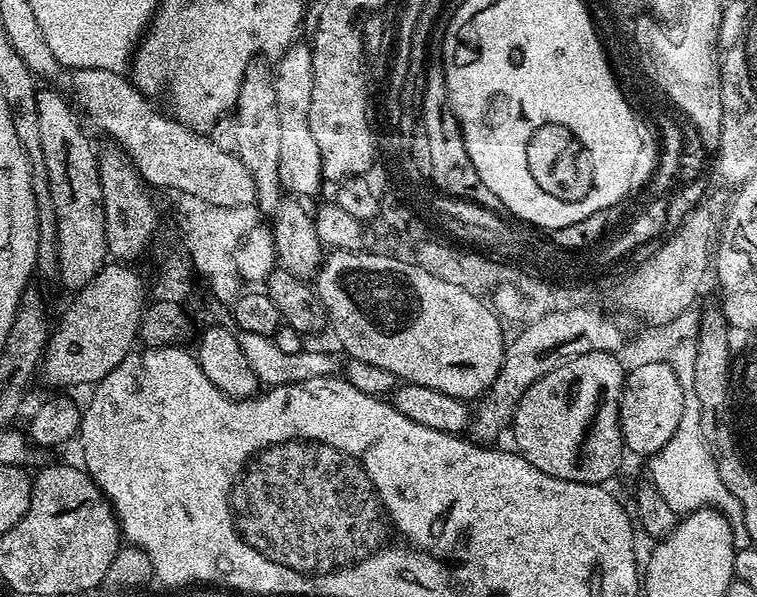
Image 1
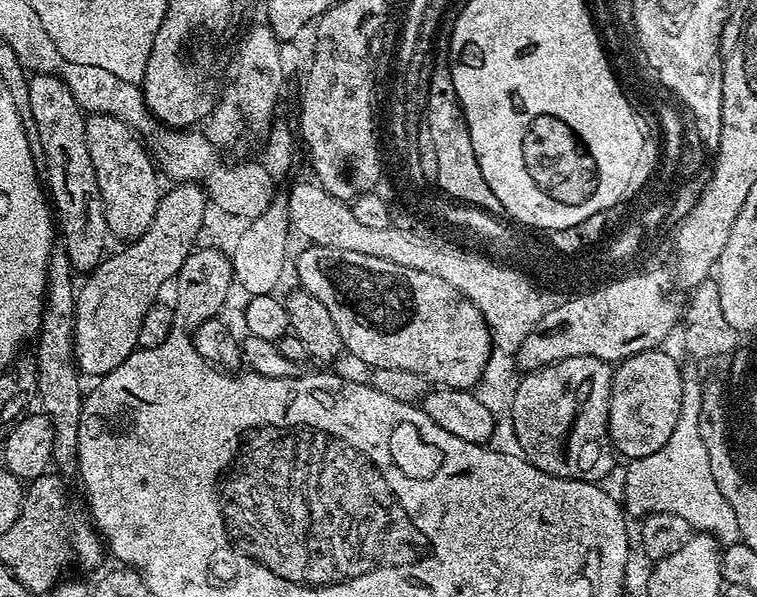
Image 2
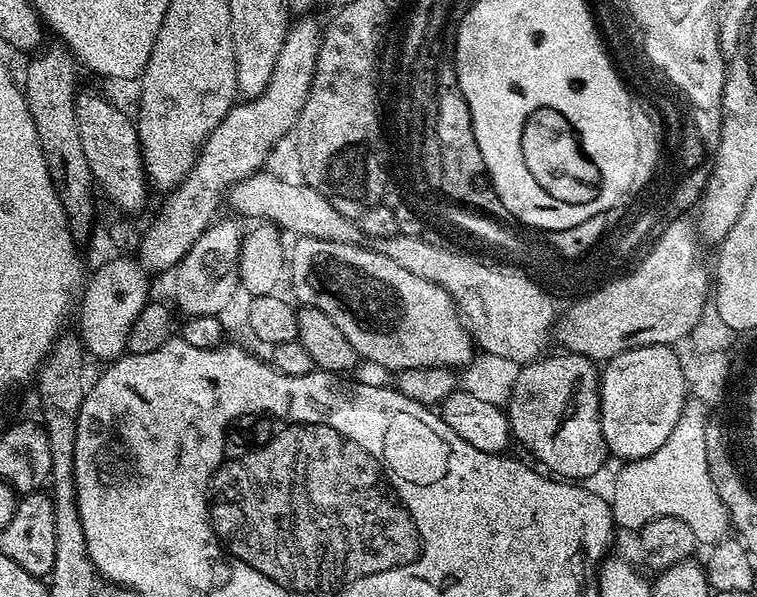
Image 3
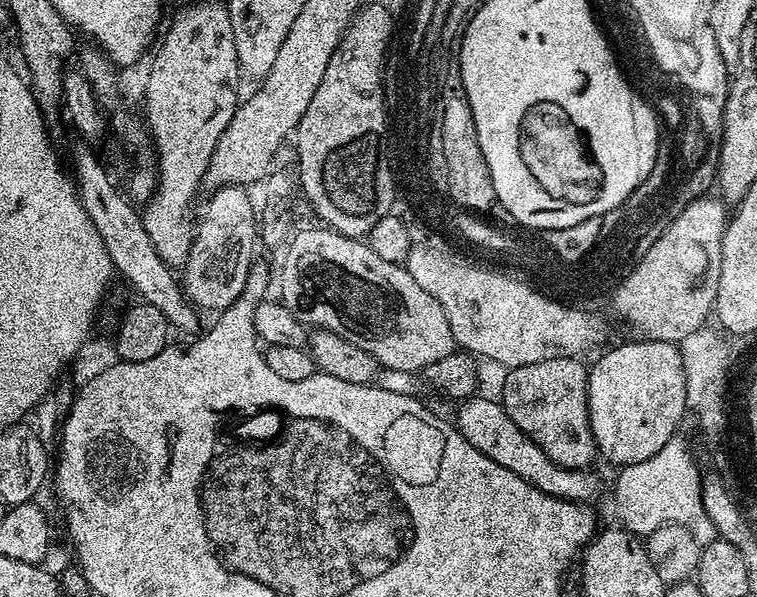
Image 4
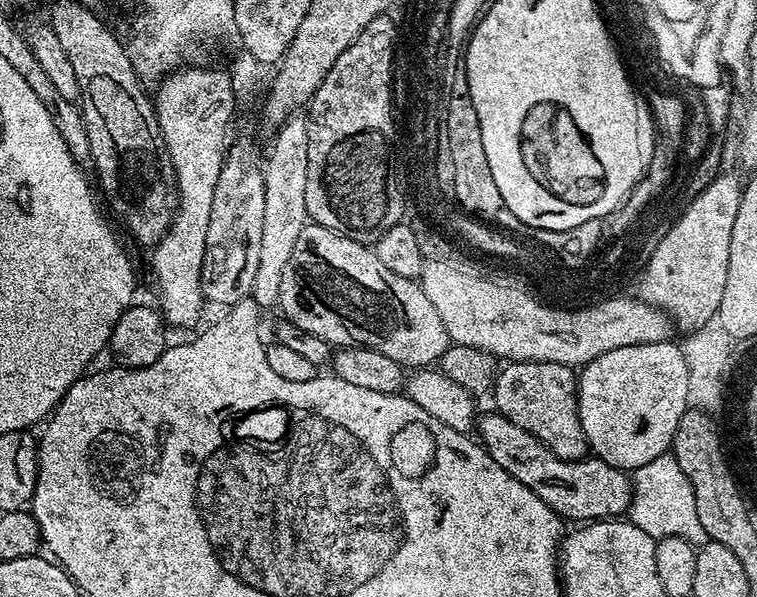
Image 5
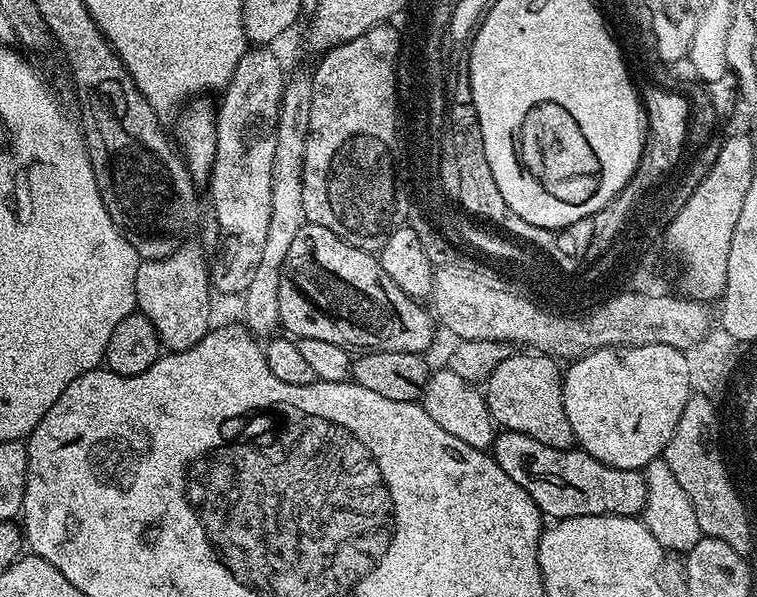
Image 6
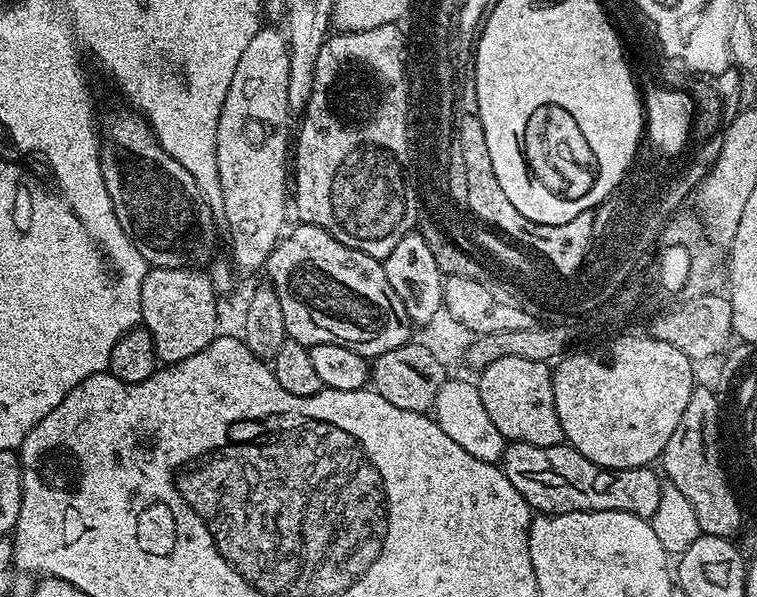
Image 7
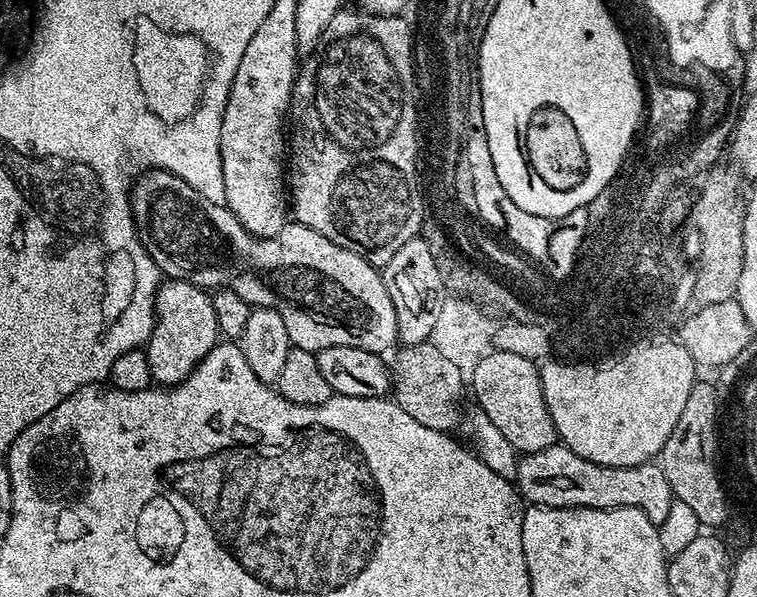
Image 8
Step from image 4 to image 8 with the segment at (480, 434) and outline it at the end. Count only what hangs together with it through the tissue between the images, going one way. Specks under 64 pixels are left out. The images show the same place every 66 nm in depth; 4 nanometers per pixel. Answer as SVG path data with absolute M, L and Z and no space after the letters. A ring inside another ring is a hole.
M557 442L546 450L529 452L521 455L516 461L517 478L515 485L523 499L529 505L541 508L637 508L650 518L654 525L660 525L670 514L670 506L674 499L670 490L670 482L666 482L666 474L662 474L659 463L649 462L638 466L602 466L574 454L574 450L565 448Z

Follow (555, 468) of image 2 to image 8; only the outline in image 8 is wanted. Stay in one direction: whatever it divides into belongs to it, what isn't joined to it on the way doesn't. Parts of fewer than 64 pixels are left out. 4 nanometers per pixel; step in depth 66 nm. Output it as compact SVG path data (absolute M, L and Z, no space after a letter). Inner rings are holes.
M492 350L481 355L480 359L475 361L471 367L470 392L472 388L477 402L480 403L478 404L479 411L484 412L490 418L490 421L498 426L499 433L506 438L506 441L510 442L510 446L517 453L527 454L538 450L546 450L550 445L557 443L558 437L554 426L554 418L550 418L550 410L546 406L546 398L542 390L540 368L533 361L518 358L518 354Z

